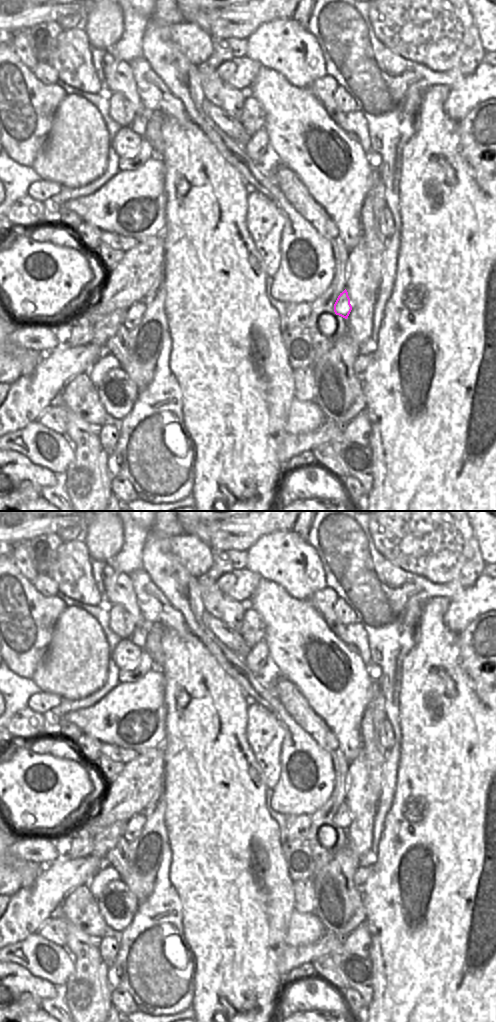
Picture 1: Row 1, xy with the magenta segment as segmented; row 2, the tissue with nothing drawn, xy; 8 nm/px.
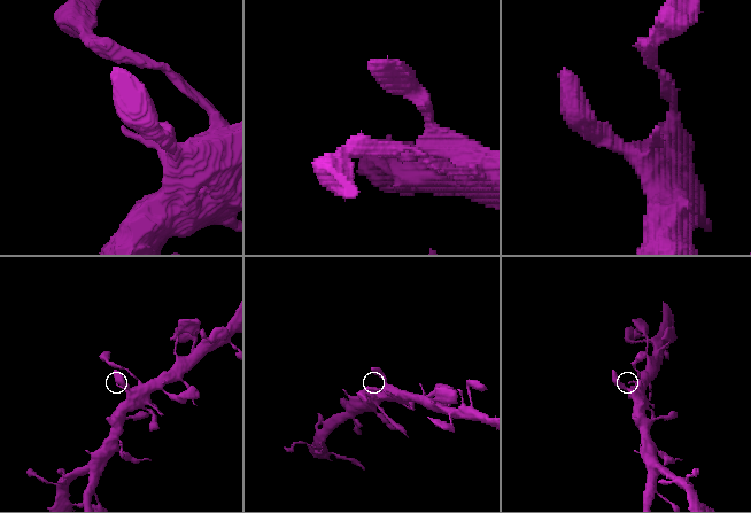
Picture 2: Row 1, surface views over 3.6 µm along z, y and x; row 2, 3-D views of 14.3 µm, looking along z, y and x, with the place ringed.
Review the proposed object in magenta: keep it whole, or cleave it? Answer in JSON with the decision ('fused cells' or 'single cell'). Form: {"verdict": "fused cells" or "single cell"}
{"verdict": "single cell"}

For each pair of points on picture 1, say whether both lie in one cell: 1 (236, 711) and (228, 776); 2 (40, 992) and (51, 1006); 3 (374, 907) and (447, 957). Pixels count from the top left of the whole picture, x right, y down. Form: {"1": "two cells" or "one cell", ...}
{"1": "one cell", "2": "two cells", "3": "one cell"}

